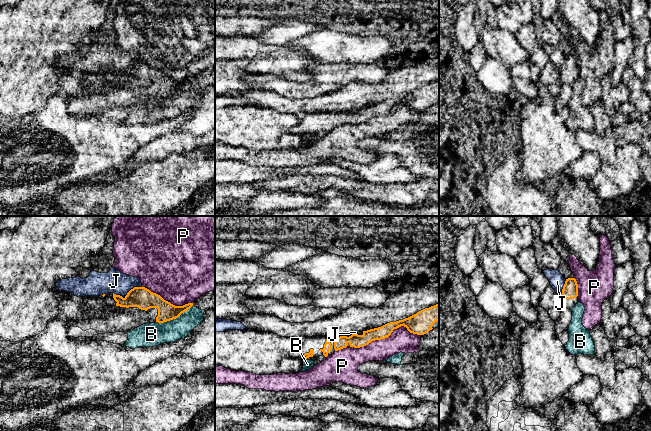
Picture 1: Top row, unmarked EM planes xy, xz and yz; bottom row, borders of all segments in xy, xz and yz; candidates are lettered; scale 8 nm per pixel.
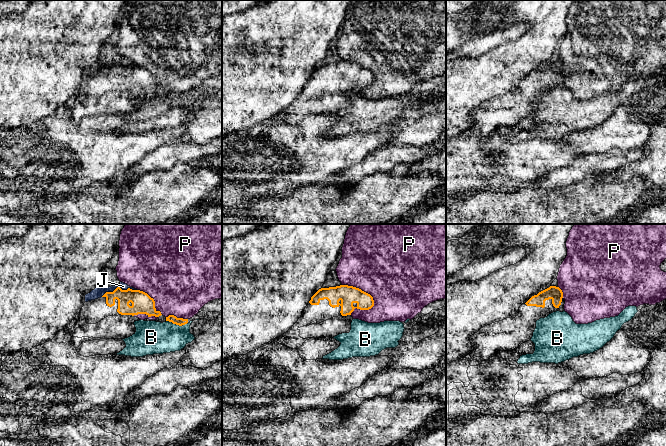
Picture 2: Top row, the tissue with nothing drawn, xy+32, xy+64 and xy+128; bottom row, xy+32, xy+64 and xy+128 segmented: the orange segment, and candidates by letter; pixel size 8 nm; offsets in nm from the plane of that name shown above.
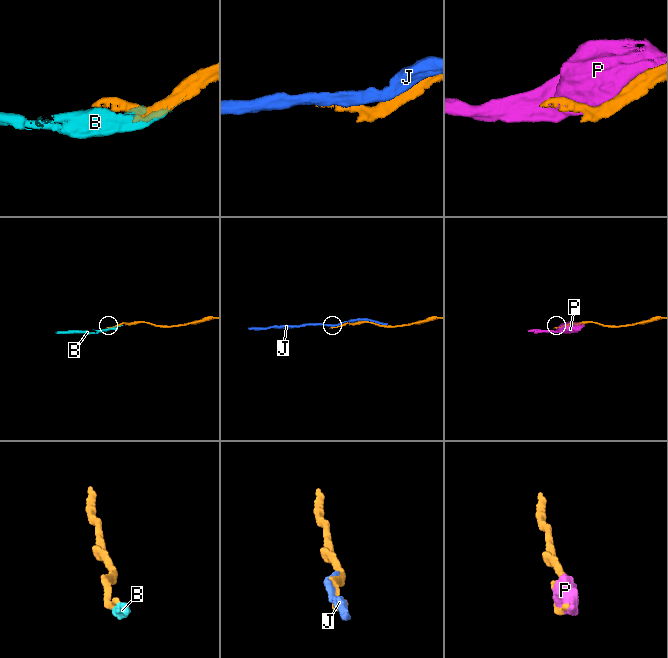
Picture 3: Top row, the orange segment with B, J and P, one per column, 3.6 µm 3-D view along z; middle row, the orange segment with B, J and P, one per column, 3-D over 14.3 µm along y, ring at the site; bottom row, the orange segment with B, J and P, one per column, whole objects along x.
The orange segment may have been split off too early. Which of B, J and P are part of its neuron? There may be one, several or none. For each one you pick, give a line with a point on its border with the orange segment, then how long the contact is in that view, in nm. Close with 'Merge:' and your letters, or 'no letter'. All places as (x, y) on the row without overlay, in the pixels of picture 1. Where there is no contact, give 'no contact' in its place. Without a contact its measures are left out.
Merge: no letter

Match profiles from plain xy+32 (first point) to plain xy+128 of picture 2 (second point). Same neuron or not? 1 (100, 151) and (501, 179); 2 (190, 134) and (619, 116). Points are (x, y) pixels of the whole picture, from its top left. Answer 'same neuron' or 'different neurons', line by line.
1: same neuron
2: same neuron

